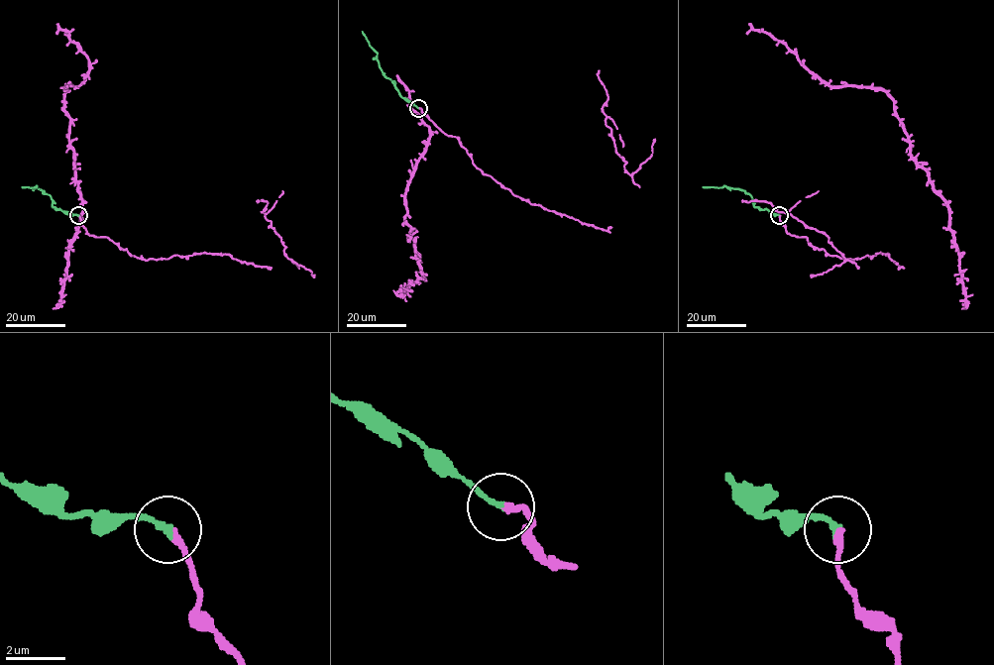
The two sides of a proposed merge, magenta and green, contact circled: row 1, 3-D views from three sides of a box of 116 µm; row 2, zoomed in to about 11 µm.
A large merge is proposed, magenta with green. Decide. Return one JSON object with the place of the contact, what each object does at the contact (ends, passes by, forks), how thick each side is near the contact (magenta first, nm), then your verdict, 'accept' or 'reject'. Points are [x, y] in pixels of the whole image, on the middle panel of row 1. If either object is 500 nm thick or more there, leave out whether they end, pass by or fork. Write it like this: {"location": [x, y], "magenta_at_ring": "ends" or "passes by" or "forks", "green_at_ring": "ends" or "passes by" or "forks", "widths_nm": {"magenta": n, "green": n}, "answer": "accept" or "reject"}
{"location": [418, 108], "magenta_at_ring": "ends", "green_at_ring": "ends", "widths_nm": {"magenta": 200, "green": 190}, "answer": "accept"}

